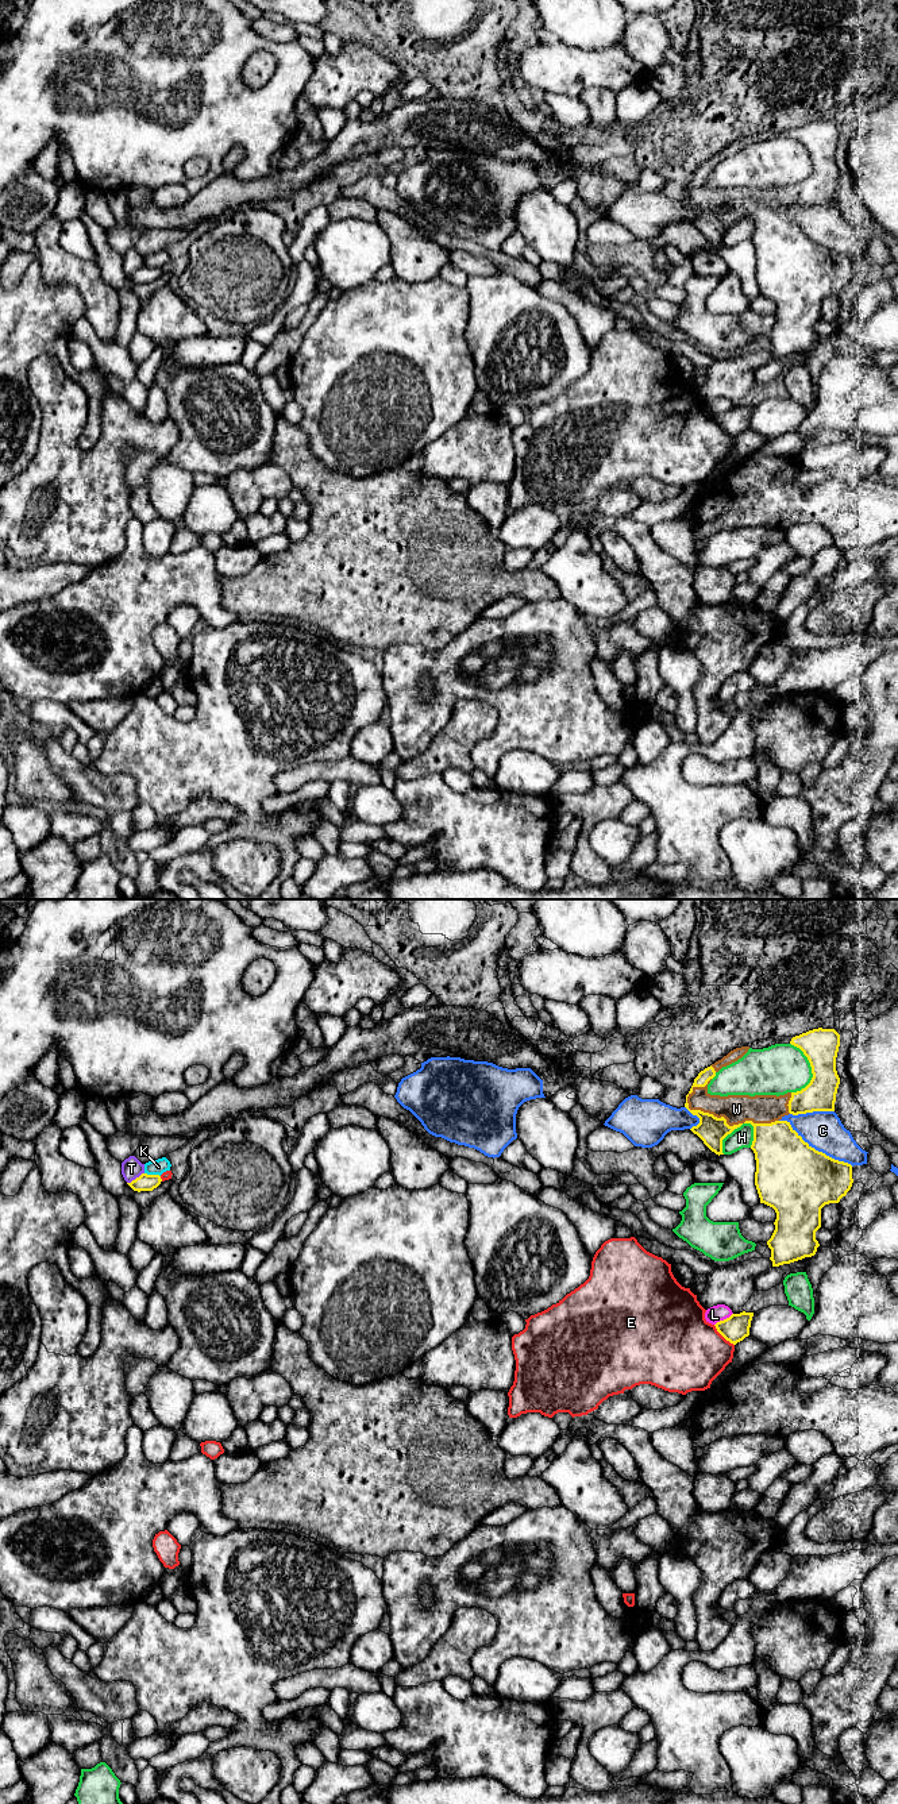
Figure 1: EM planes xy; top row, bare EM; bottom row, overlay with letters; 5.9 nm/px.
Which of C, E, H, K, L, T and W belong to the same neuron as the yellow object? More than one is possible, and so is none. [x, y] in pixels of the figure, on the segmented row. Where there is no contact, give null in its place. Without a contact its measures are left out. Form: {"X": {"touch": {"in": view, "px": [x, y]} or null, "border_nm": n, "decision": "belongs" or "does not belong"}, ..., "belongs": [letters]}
{"C": {"touch": {"in": "xy", "px": [814, 1149]}, "border_nm": 500, "decision": "does not belong"}, "E": {"touch": {"in": "xy", "px": [723, 1336]}, "border_nm": 180, "decision": "does not belong"}, "H": {"touch": {"in": "xy", "px": [729, 1133]}, "border_nm": 260, "decision": "does not belong"}, "K": {"touch": {"in": "xy", "px": [153, 1175]}, "border_nm": 100, "decision": "does not belong"}, "L": {"touch": {"in": "xy", "px": [724, 1319]}, "border_nm": 130, "decision": "does not belong"}, "T": {"touch": {"in": "xy", "px": [137, 1178]}, "border_nm": 120, "decision": "does not belong"}, "W": {"touch": {"in": "xy", "px": [727, 1124]}, "border_nm": 550, "decision": "belongs"}, "belongs": ["W"]}

